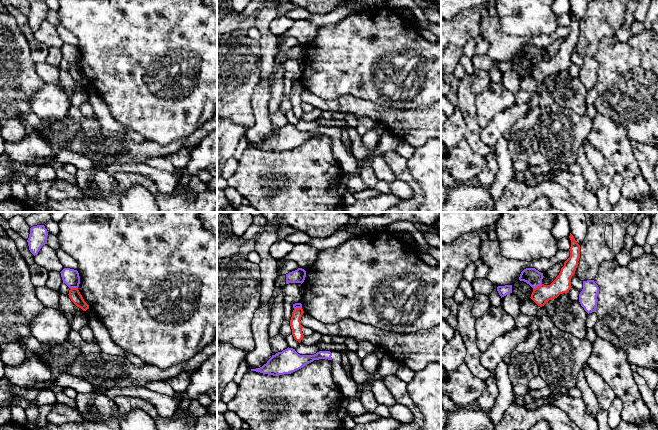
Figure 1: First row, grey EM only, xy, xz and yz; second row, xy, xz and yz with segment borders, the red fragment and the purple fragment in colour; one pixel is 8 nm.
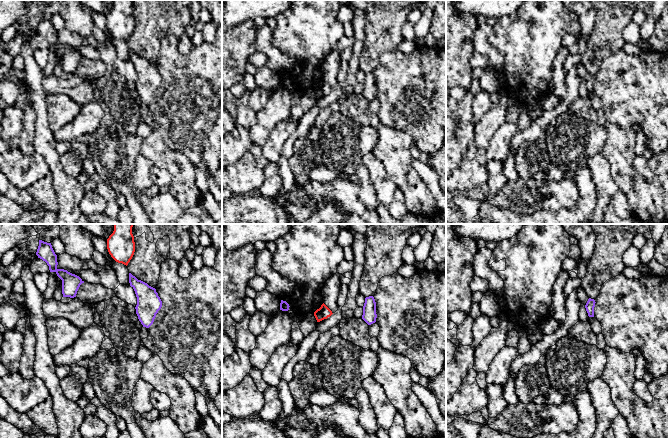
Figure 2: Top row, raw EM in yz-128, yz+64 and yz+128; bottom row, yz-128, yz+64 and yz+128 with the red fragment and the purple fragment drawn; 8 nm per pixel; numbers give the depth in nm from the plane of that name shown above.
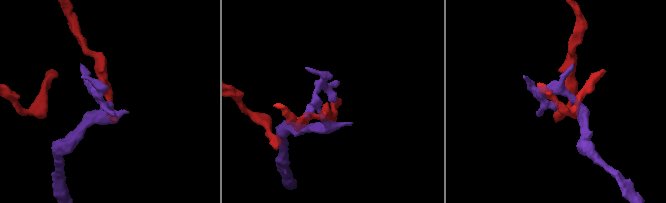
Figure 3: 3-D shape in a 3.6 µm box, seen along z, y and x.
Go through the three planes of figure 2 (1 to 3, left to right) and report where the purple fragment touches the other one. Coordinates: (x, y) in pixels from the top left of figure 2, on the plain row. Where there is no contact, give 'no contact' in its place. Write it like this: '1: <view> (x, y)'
1: no contact
2: no contact
3: no contact

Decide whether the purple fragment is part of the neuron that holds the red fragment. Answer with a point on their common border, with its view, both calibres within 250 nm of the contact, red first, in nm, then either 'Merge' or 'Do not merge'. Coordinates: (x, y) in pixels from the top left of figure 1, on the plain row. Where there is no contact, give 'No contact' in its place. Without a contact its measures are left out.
Touches red at yz (538, 62). Thickness 140 nm (red) against 140 nm. Do not merge

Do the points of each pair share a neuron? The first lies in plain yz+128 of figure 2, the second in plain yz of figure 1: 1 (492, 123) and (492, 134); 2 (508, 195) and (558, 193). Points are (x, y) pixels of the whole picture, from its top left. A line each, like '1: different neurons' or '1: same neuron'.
1: different neurons
2: different neurons

